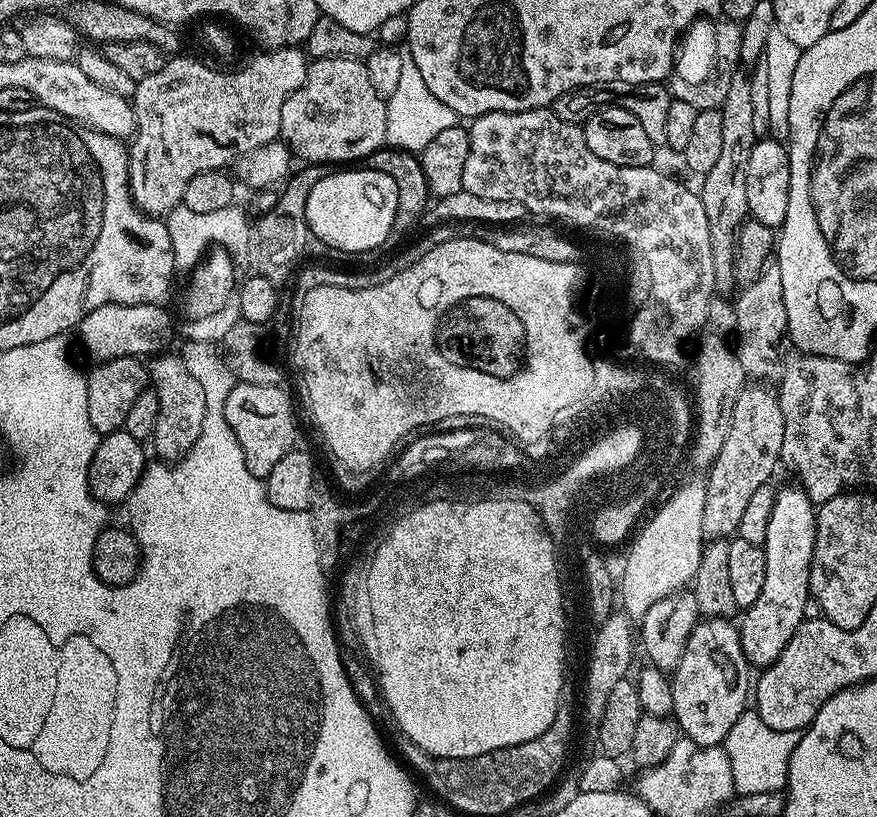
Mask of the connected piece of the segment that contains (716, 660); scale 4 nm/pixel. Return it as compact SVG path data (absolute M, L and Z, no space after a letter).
M704 618L686 642L686 654L671 673L674 690L672 716L687 739L703 748L723 745L730 728L750 704L750 665L742 654L737 625L728 618Z

